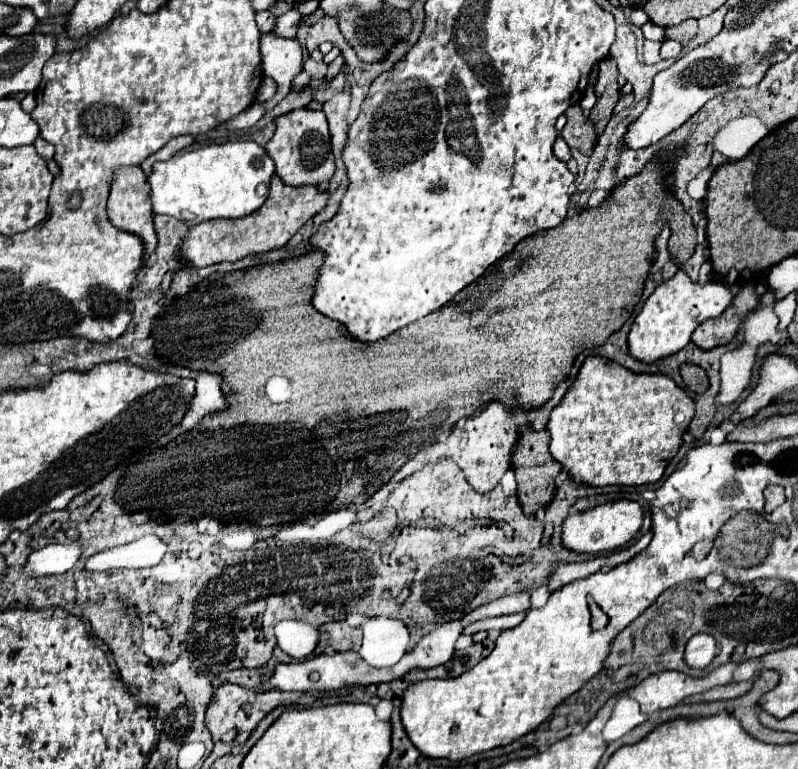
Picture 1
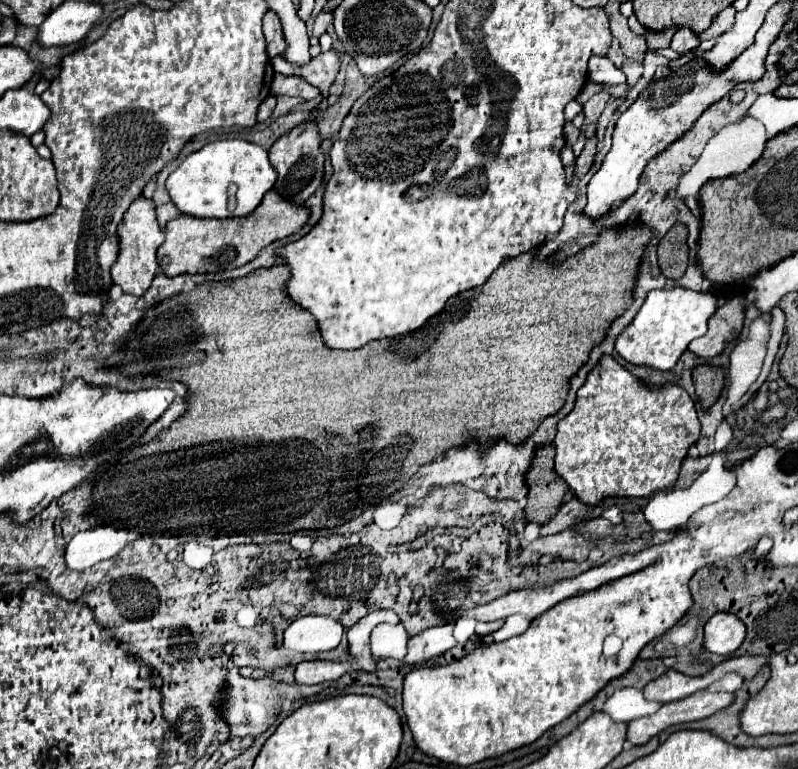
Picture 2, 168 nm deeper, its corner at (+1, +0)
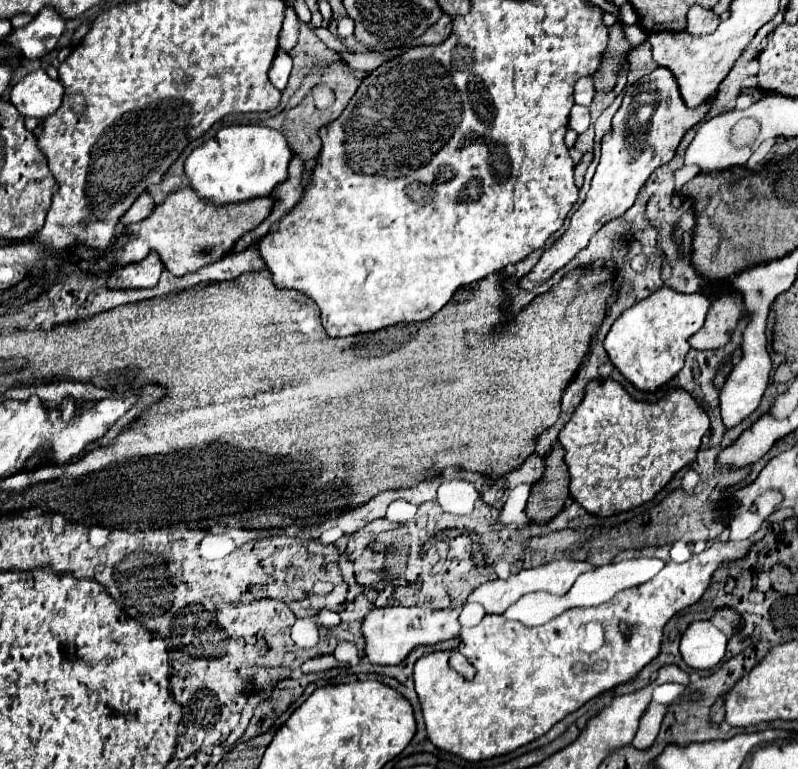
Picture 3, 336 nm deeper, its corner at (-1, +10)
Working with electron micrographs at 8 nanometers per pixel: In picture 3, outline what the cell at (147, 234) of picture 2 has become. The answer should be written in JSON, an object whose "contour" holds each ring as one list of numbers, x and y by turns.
{"contour":[[149,254,143,262,115,268,107,278,107,288,115,290,135,290,135,288,153,288,159,282,163,264,157,254]]}

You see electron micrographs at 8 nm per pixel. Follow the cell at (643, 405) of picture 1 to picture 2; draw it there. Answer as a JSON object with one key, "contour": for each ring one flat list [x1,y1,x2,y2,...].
{"contour":[[603,356,579,388,573,410,557,424,557,436,553,440,557,448,555,470,585,504,599,504,607,496,651,496,675,484,679,464,687,456,689,446,697,442,699,430,695,402,689,402,689,394,681,386,647,386,617,364,613,356]]}

